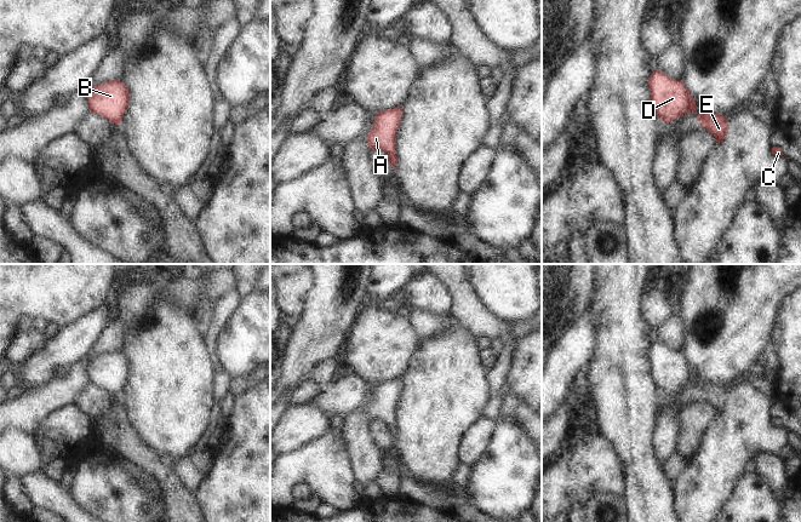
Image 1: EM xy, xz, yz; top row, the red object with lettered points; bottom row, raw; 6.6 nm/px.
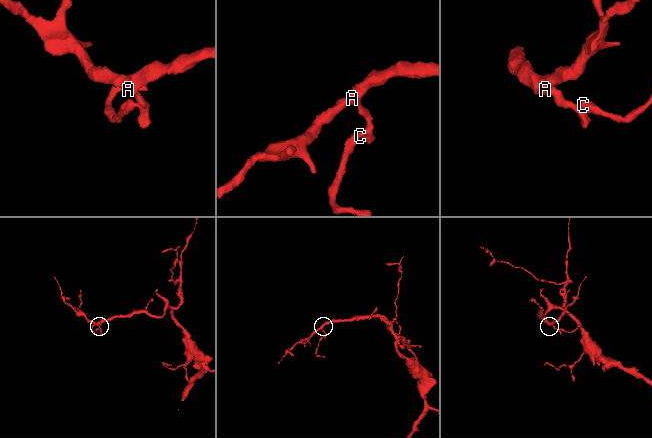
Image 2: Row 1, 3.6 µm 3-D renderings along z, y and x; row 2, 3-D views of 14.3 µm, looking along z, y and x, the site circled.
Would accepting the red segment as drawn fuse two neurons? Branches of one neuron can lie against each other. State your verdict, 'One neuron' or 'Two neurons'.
One neuron

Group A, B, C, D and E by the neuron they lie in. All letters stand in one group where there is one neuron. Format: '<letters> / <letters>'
A B C D E

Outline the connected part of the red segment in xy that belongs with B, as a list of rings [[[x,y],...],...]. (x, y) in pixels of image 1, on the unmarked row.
[[[110,351],[91,357],[88,361],[90,384],[120,397],[128,377],[128,369],[128,361],[120,351]]]

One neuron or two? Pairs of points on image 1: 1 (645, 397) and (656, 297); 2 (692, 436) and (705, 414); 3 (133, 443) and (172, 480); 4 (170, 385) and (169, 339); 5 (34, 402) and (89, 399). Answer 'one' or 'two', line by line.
1: two
2: one
3: one
4: one
5: two

